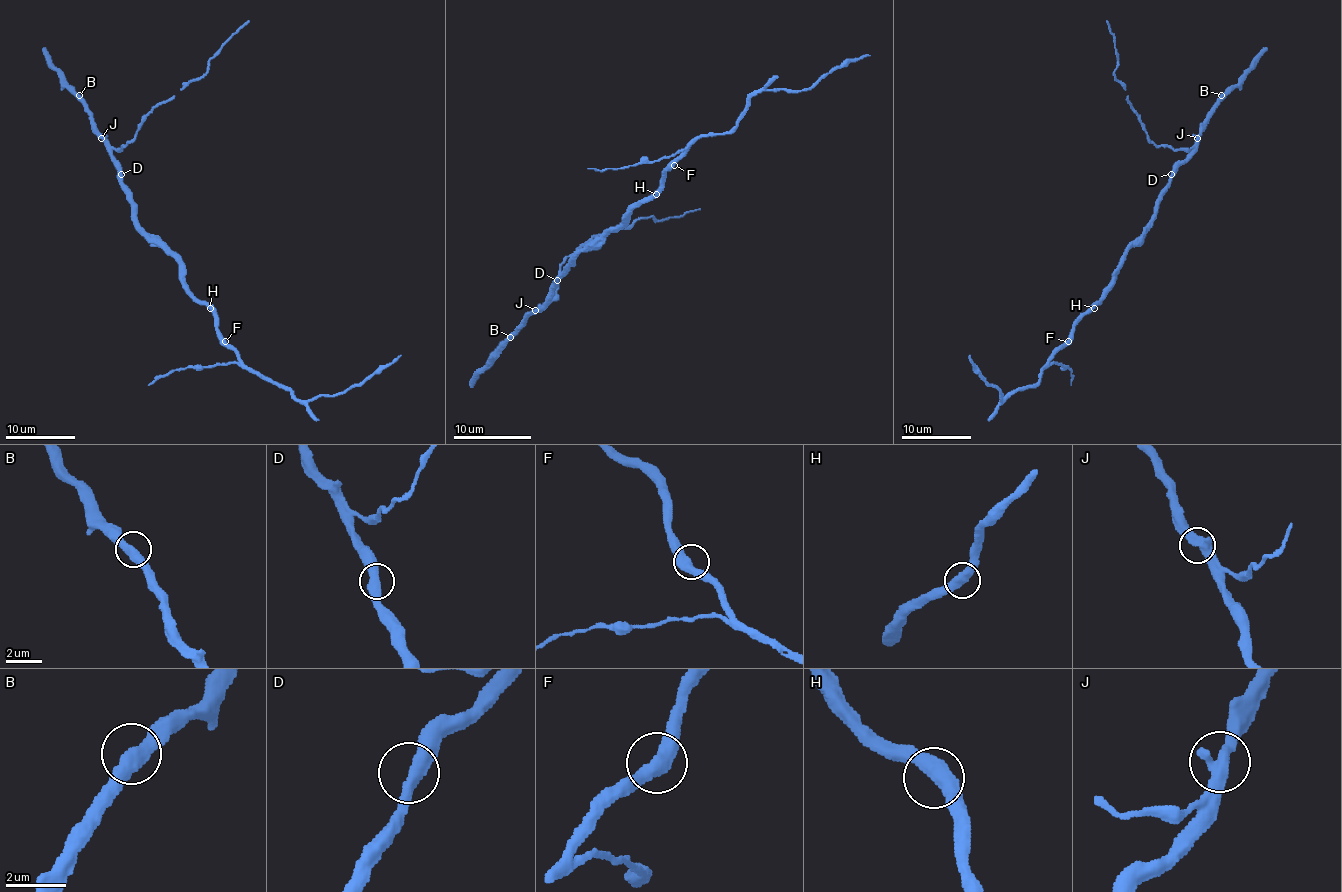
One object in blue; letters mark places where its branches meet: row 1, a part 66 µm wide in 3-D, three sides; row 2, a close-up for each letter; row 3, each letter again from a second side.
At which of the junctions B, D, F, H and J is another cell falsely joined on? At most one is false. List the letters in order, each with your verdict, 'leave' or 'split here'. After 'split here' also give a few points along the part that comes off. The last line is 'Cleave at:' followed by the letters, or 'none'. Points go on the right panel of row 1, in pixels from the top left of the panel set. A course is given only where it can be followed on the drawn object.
B: leave
D: leave
F: leave
H: leave
J: leave
Cleave at: none

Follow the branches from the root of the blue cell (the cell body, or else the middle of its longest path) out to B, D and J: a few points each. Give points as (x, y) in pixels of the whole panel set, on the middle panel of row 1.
B: (610, 231), (604, 231), (569, 264), (547, 300), (510, 337)
D: (610, 231), (604, 231), (584, 249), (557, 280)
J: (610, 231), (604, 231), (569, 264), (559, 276), (553, 292), (535, 309)

